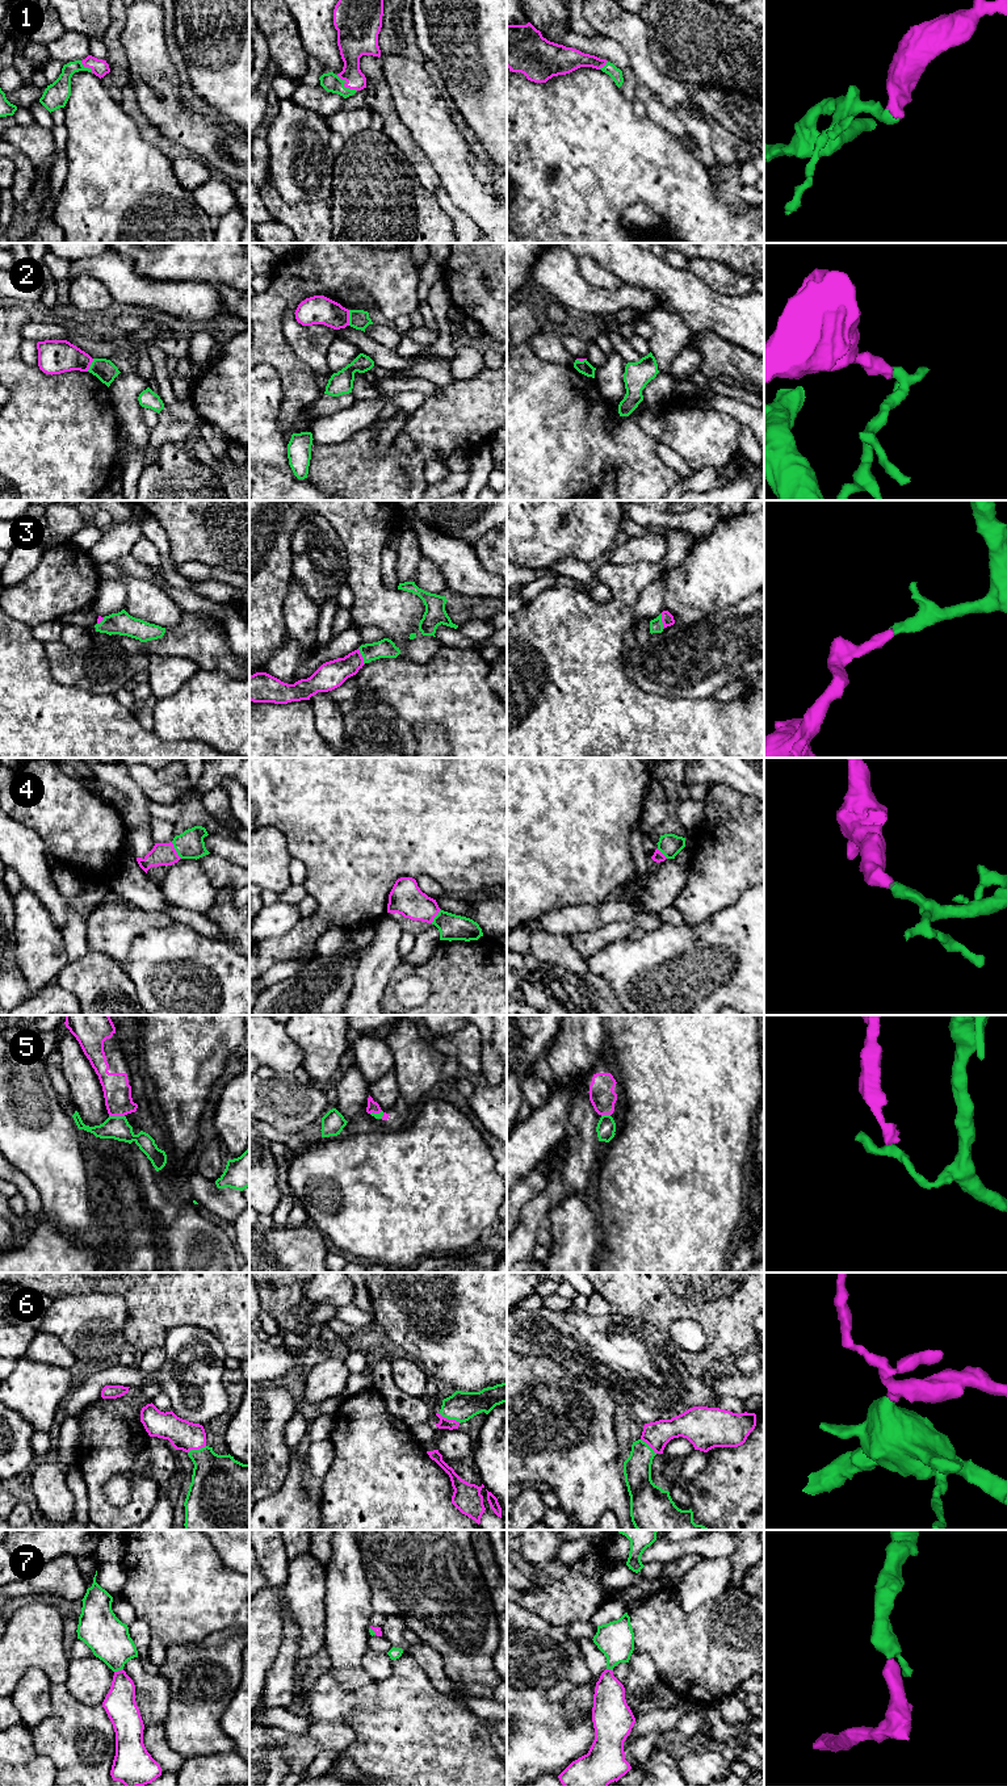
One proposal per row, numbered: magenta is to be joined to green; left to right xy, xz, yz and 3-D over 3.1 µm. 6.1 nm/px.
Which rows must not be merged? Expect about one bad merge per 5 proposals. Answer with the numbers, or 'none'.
2, 5

